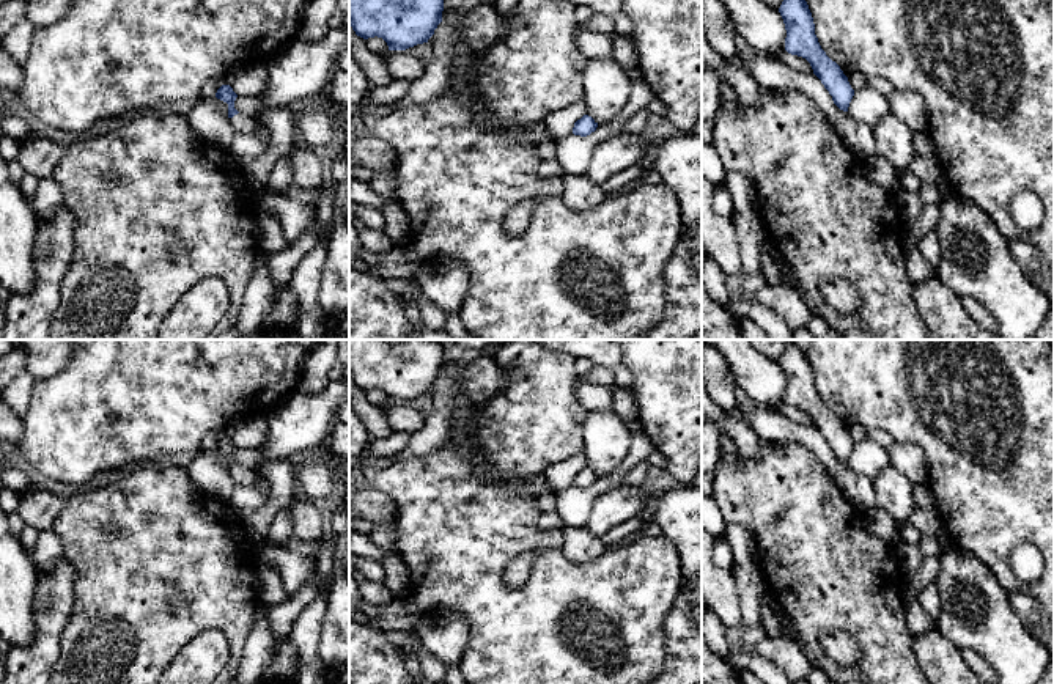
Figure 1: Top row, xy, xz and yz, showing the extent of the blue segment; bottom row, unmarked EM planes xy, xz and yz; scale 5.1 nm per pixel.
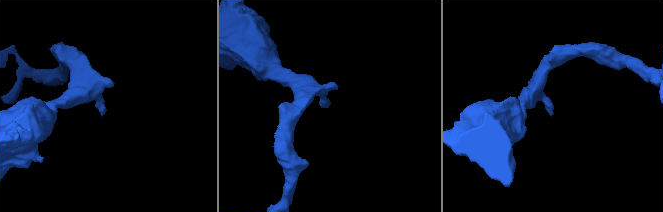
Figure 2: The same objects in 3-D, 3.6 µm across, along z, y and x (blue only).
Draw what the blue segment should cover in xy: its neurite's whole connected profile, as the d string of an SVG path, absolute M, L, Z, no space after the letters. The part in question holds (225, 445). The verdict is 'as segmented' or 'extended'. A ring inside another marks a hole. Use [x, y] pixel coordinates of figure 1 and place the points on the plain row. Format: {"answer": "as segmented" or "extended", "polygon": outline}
{"answer": "extended", "polygon": "M222 437L217 442L216 450L228 456L228 472L231 478L234 480L234 484L250 486L256 481L256 476L260 475L260 469L258 467L247 469L244 465L239 465L234 461L234 453L238 447L233 443L230 437Z"}

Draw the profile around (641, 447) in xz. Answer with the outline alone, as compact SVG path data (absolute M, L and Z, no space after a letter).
M642 429L632 432L631 447L625 461L607 476L598 478L587 489L568 487L557 495L557 514L562 519L562 530L569 527L584 527L593 502L618 486L621 486L628 472L648 459L654 451L654 445Z

